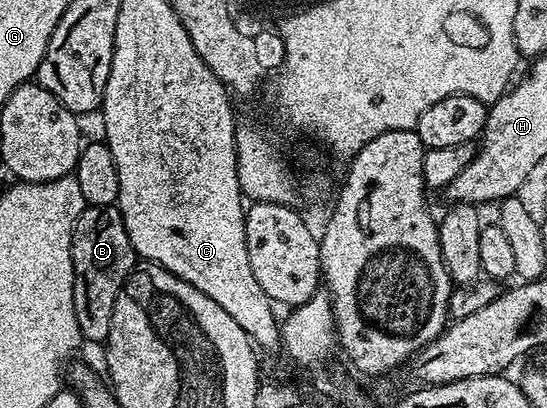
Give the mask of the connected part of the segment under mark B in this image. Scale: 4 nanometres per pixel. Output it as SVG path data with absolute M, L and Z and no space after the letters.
M85 206L72 226L72 260L74 261L74 317L78 317L81 340L103 344L110 333L114 301L138 263L130 245L119 206Z

